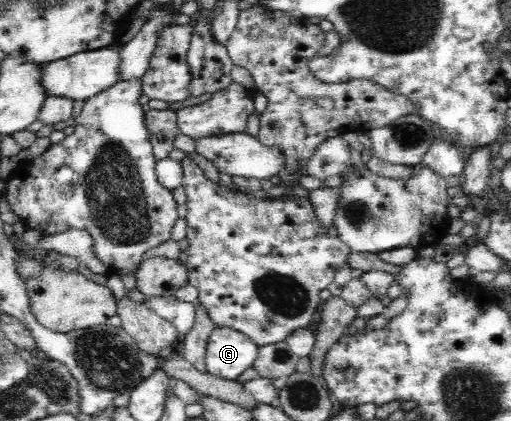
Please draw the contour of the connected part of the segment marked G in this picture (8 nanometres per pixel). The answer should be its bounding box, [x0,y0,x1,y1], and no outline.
[205,327,259,380]

